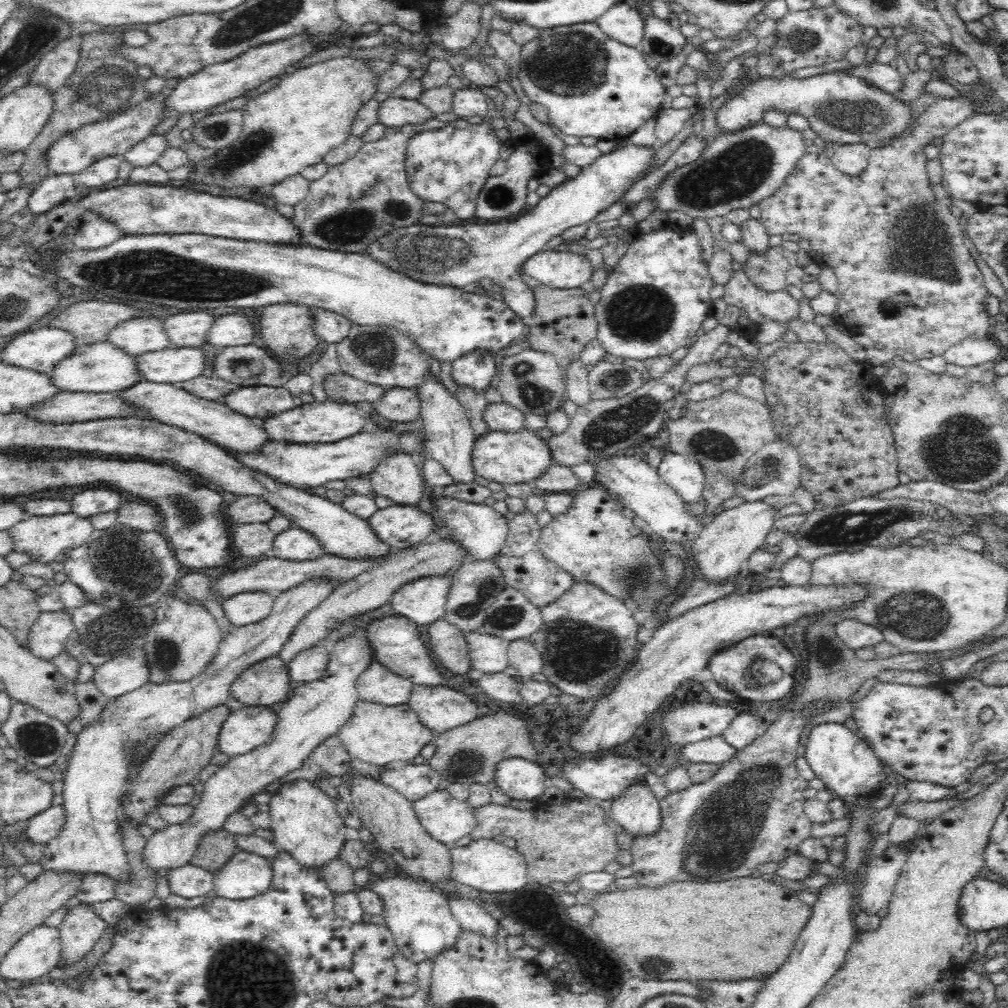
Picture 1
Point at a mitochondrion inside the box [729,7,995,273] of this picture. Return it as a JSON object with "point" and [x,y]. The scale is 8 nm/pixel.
{"point":[844,115]}

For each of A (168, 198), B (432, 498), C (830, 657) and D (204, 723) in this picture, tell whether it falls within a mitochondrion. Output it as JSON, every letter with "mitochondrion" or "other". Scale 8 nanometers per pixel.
{"A":"other","B":"other","C":"mitochondrion","D":"other"}

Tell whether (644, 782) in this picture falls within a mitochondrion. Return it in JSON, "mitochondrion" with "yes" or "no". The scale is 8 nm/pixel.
{"mitochondrion":"no"}

